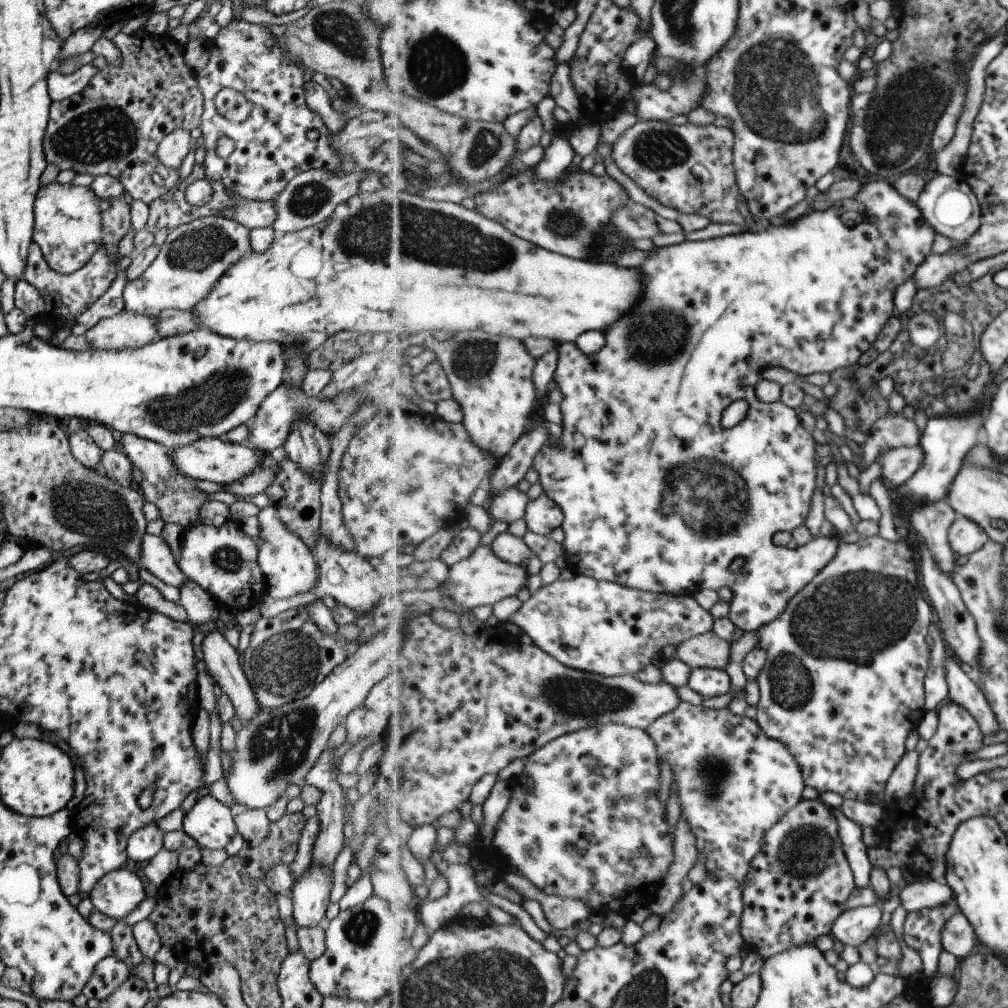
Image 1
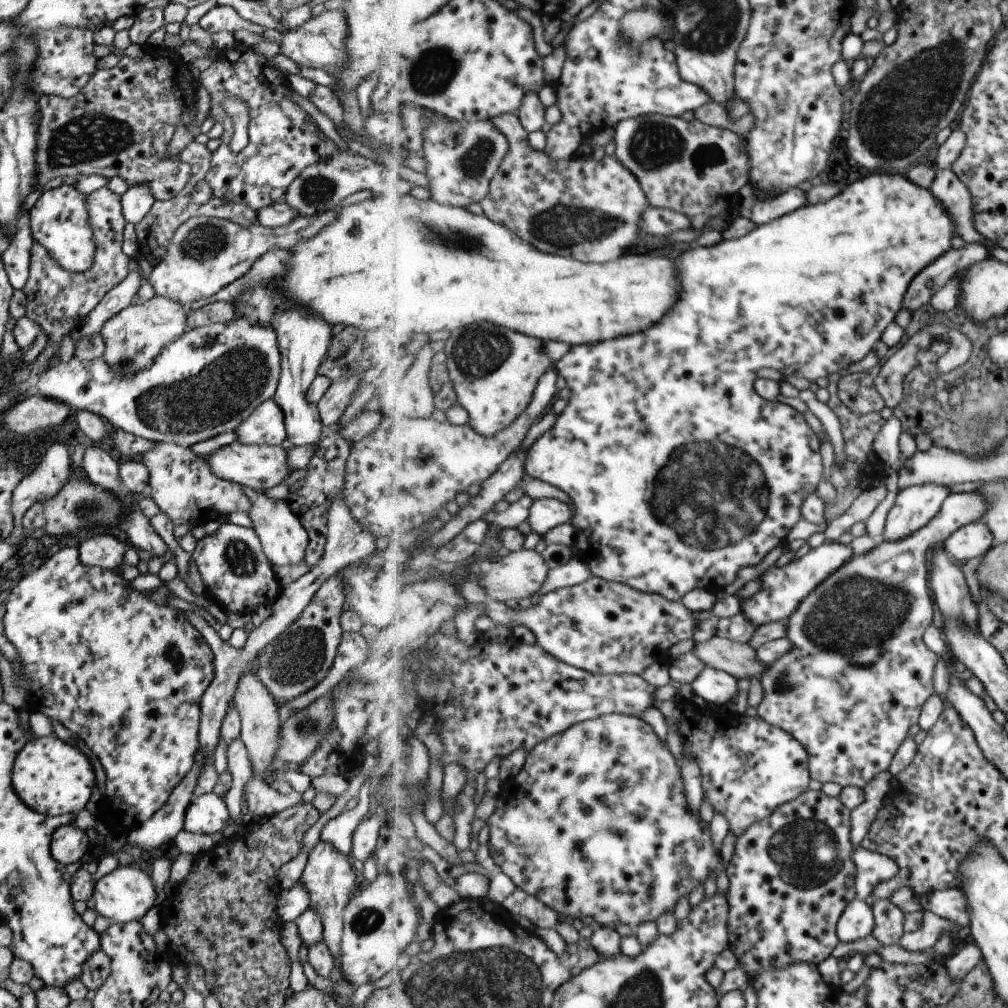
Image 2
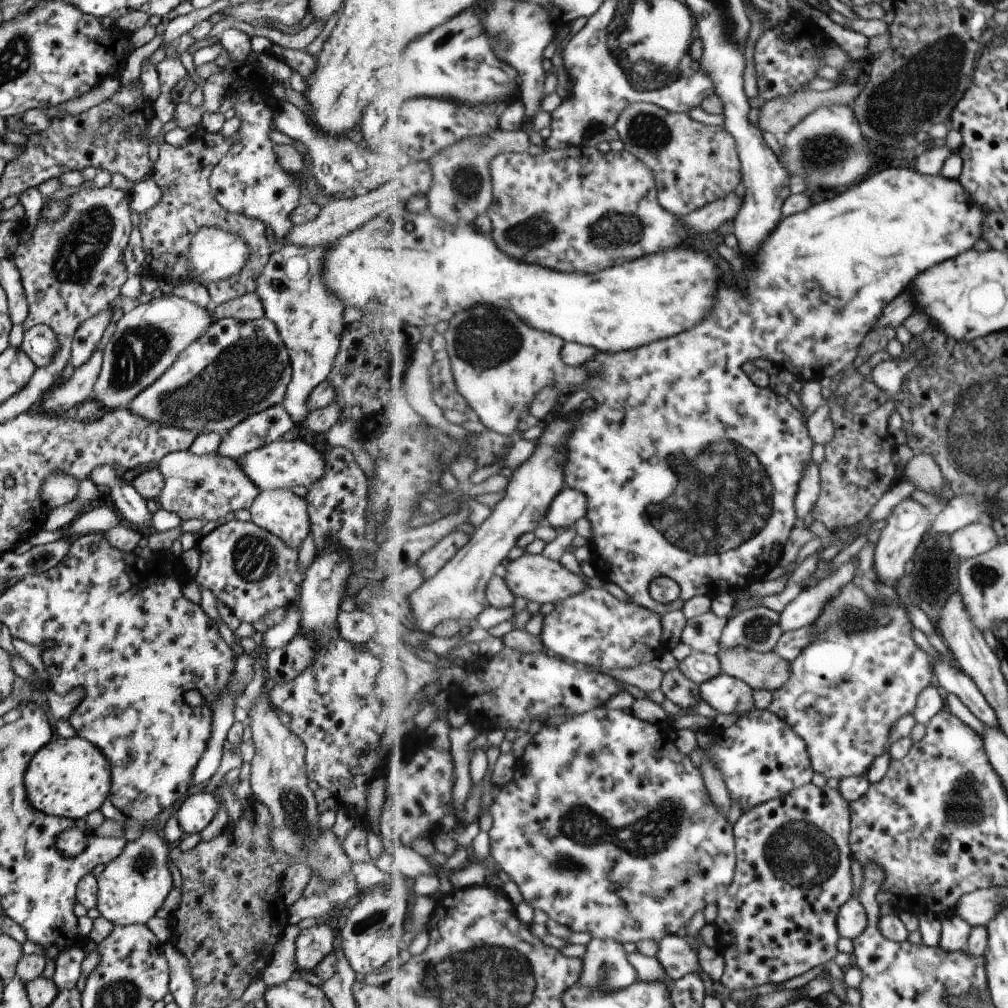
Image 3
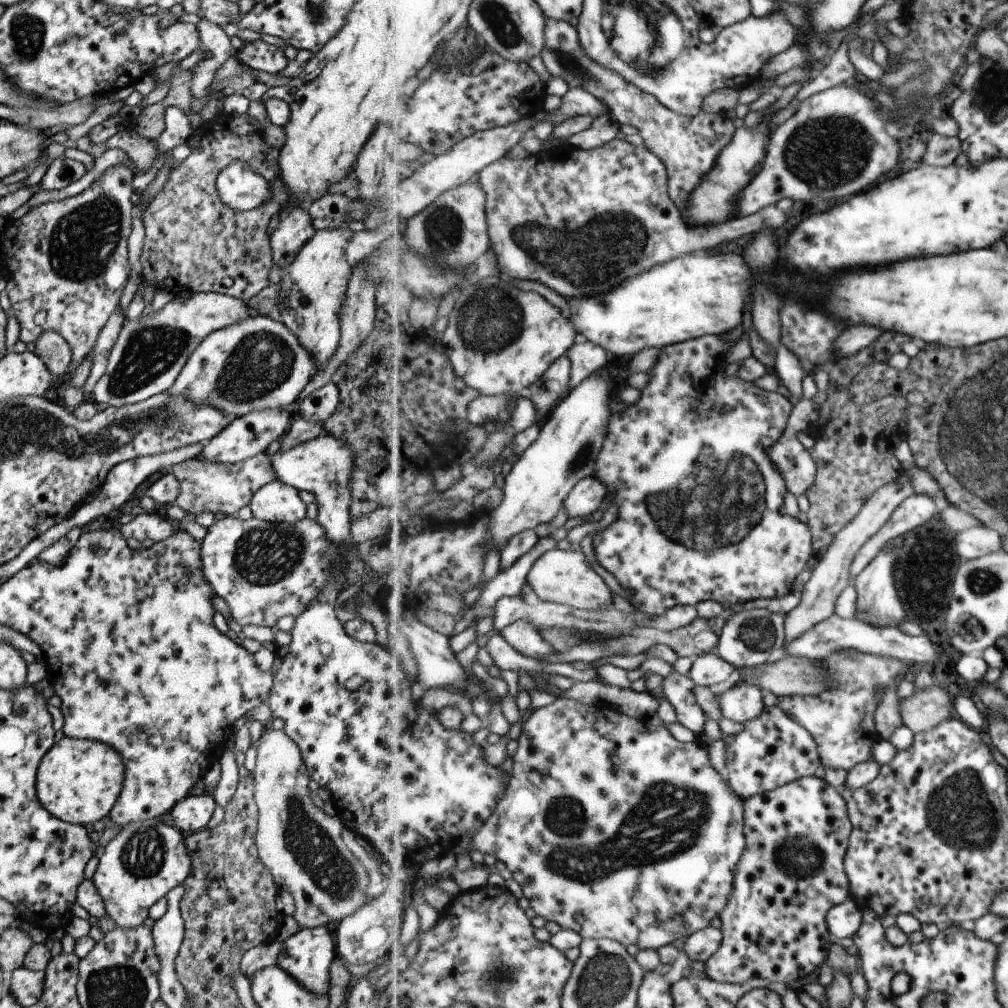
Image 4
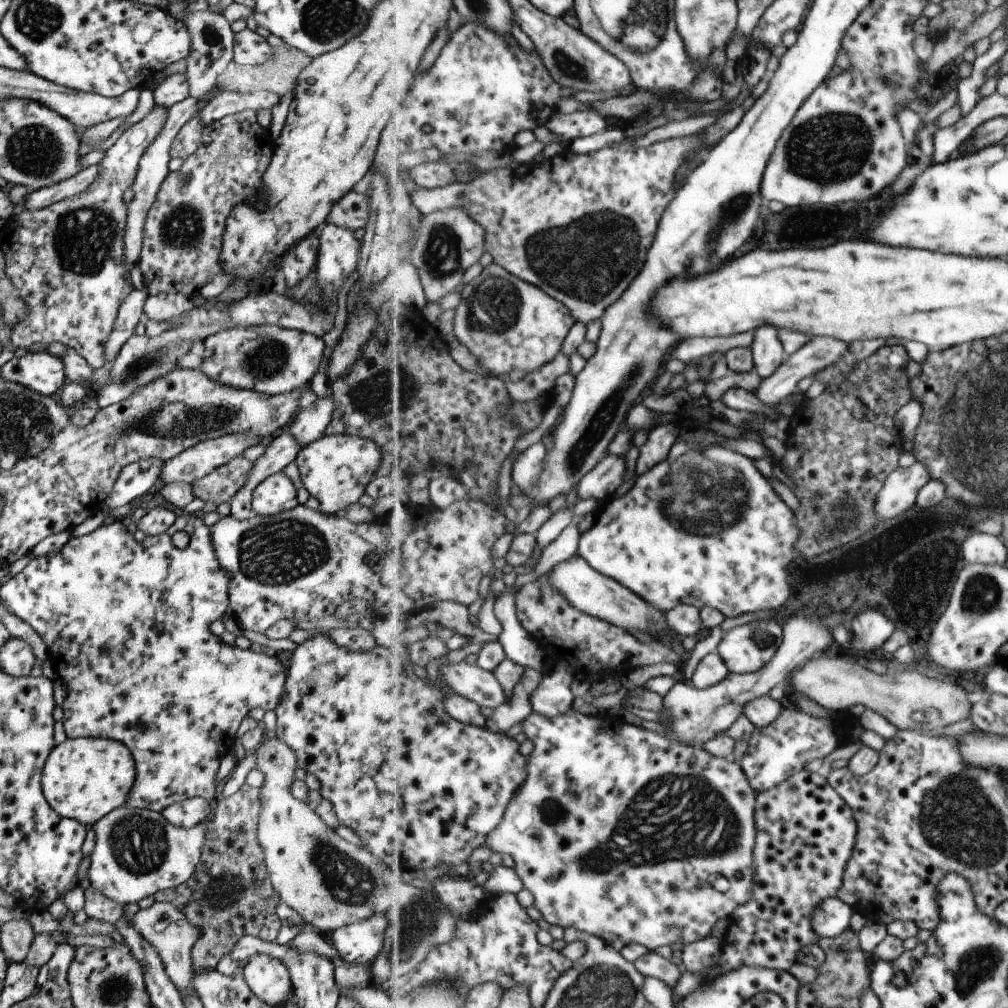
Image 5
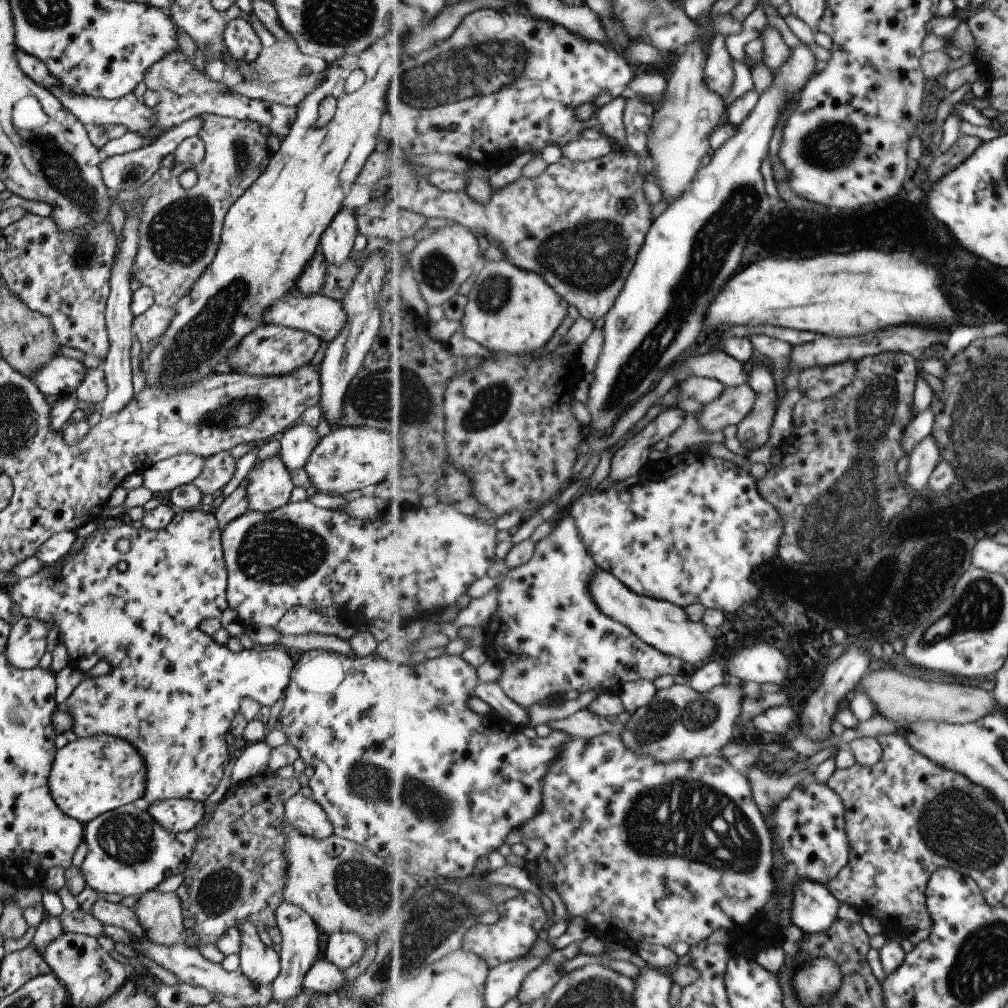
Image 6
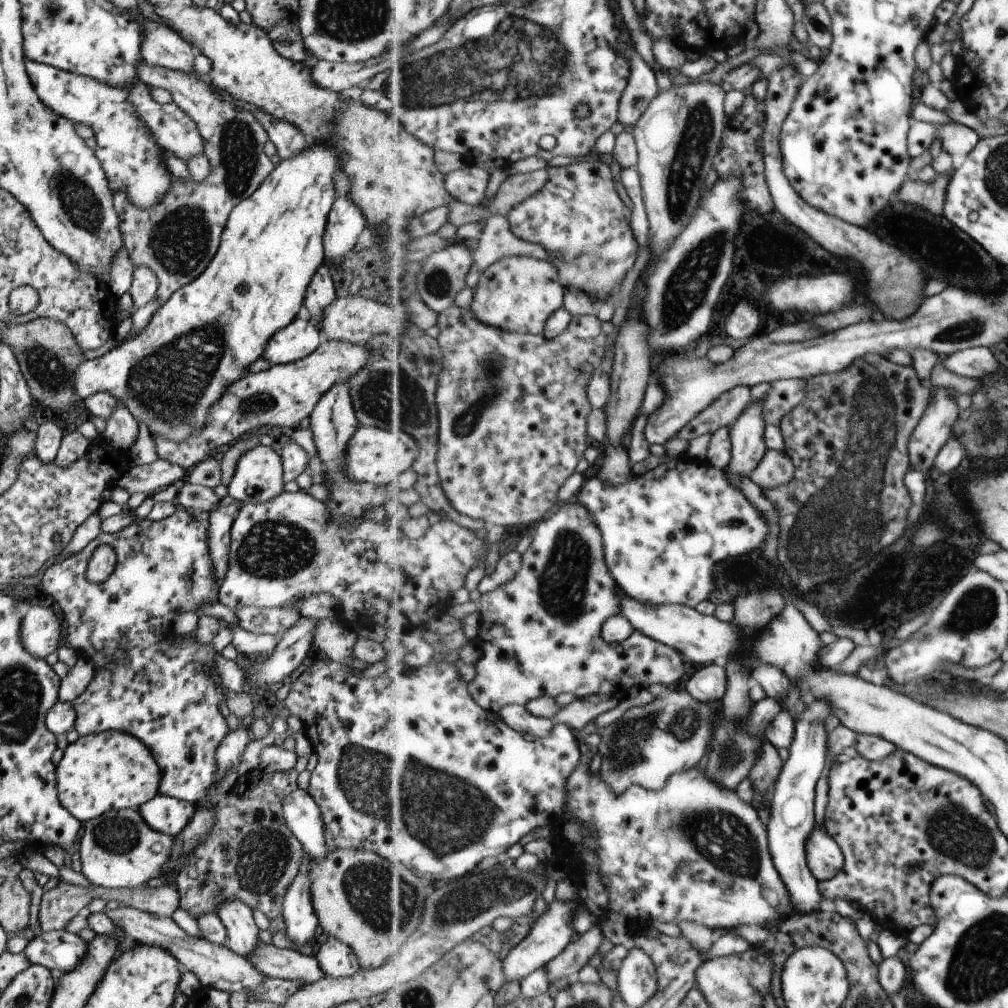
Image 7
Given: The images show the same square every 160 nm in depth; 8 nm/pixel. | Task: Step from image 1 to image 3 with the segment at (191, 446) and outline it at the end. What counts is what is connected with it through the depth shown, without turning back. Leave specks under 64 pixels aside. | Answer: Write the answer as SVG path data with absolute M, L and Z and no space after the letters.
M279 438L277 441L270 442L243 455L237 462L247 475L247 478L260 491L289 489L295 488L295 486L307 488L322 477L325 462L325 456L322 453L322 451L317 451L314 446L303 440L292 439L285 441Z

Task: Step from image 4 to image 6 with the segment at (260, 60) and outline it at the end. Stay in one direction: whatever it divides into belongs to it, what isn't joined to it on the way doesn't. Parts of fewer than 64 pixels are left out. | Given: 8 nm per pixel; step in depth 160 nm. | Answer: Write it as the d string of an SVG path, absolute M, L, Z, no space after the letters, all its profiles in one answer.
M241 17L226 19L221 43L230 58L235 61L253 62L261 52L259 39L249 22Z

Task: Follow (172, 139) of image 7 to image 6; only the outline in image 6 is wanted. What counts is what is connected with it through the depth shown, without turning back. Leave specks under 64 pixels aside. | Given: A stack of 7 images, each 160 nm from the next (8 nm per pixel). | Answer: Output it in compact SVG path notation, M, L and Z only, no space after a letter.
M143 81L138 82L131 92L124 94L118 99L104 99L101 97L92 97L84 94L73 94L61 86L49 88L49 92L57 97L57 100L69 111L79 122L83 124L119 124L125 126L127 131L136 132L140 135L147 135L152 128L154 120L154 107L147 107L143 103L143 91L146 89Z

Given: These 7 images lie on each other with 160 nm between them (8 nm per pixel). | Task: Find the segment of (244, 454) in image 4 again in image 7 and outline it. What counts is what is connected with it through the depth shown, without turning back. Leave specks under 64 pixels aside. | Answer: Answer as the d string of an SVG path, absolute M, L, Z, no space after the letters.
M158 458L152 463L125 469L125 472L114 482L115 486L129 494L143 492L149 496L171 483L180 484L184 477L184 468Z

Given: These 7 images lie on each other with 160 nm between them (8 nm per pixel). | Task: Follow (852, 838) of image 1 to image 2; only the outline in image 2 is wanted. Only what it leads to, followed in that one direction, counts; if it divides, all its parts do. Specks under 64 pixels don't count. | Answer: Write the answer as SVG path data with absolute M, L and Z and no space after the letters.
M863 846L855 847L853 860L858 866L857 898L861 900L869 898L879 884L898 875L898 864L893 859Z

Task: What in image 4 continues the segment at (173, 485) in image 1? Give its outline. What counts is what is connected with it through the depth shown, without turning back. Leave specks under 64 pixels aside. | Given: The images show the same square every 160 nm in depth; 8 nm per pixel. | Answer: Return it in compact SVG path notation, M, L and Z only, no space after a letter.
M265 451L236 463L210 463L197 461L196 458L178 462L169 468L179 483L180 491L173 504L189 514L211 512L216 517L235 516L241 508L246 508L250 498L265 483L276 479L270 456Z

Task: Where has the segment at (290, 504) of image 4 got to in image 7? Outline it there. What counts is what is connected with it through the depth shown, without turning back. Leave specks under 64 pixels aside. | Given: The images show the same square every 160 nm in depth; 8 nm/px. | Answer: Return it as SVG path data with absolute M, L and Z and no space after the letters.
M259 443L237 458L226 494L237 504L257 504L276 497L283 491L282 486L280 456Z

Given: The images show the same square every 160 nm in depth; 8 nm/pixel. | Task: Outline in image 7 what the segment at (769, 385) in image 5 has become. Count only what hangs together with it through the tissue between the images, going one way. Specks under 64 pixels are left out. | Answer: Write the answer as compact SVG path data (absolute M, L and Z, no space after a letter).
M739 385L727 391L721 398L718 398L709 409L698 414L677 437L691 442L700 436L716 430L723 426L731 425L742 415L747 403L751 402L751 387Z

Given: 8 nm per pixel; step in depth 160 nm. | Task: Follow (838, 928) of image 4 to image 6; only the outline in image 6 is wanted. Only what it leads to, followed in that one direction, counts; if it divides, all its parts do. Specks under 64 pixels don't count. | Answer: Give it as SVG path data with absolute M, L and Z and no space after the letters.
M803 879L792 892L792 922L805 934L826 931L838 919L839 908L839 899L824 884Z

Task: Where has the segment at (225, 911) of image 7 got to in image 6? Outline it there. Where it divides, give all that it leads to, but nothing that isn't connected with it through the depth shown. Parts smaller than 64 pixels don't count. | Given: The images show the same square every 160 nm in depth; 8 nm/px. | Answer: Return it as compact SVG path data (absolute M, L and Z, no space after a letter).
M239 921L235 926L240 933L237 970L250 981L269 985L280 971L278 954L261 942L255 927L249 921Z

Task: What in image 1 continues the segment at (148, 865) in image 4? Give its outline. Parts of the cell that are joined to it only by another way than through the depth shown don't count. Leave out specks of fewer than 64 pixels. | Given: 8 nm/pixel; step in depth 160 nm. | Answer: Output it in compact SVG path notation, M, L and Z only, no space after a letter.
M123 866L101 877L88 892L88 899L95 911L117 920L123 919L144 900L143 890L131 866Z

